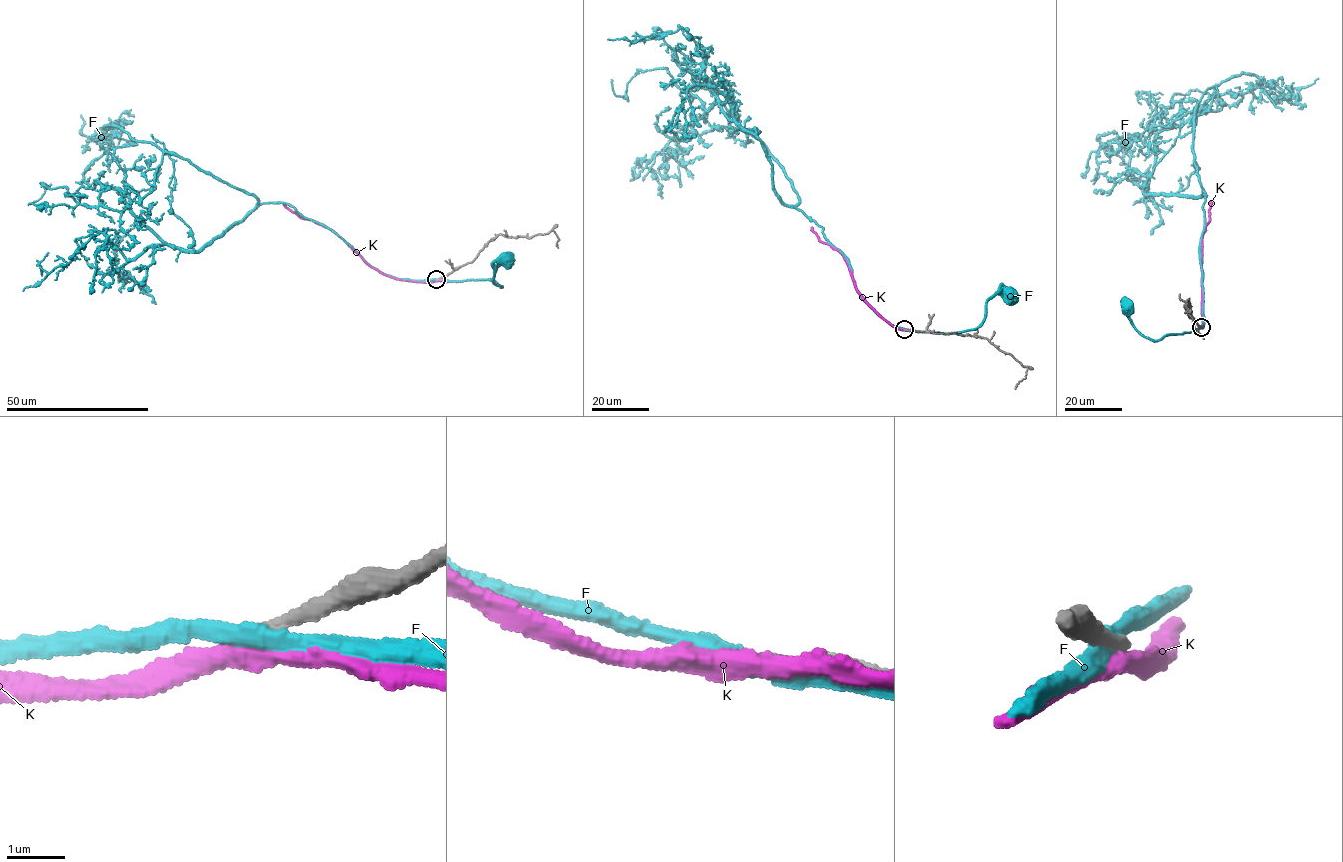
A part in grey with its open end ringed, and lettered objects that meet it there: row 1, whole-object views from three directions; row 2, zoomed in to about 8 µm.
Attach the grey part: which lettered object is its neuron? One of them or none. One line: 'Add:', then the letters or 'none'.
Add: none

